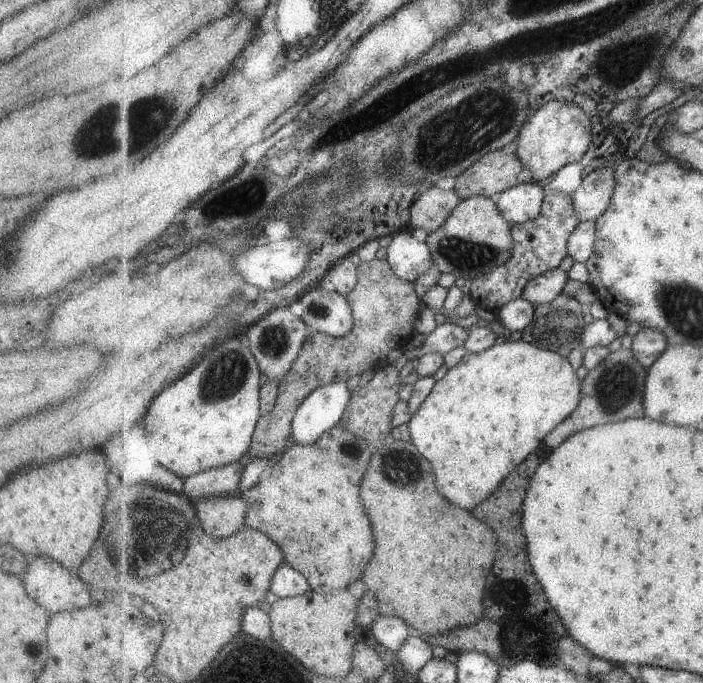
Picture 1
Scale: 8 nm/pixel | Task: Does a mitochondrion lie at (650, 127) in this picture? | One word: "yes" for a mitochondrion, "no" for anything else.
no

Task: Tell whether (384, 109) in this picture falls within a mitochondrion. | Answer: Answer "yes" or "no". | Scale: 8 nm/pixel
yes

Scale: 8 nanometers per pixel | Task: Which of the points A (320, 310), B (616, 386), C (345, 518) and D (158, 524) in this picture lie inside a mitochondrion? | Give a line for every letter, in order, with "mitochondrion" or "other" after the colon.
A: mitochondrion
B: mitochondrion
C: other
D: mitochondrion

